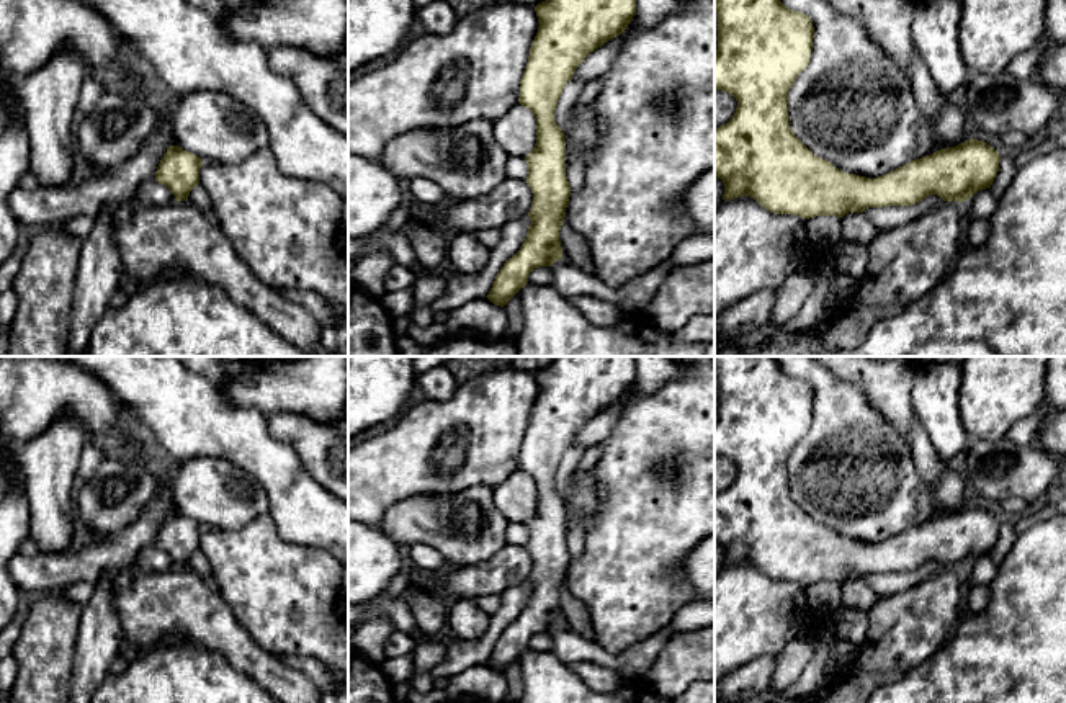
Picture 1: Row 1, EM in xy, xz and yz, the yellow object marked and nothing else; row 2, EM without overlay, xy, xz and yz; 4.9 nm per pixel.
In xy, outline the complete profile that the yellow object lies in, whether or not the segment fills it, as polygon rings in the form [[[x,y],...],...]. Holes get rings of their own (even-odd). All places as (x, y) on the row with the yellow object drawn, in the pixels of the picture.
[[[170,146],[157,167],[155,181],[165,185],[177,201],[186,201],[190,191],[199,183],[201,165],[198,155]]]

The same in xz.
[[[546,0],[535,7],[540,26],[520,80],[518,103],[536,119],[536,144],[525,157],[533,193],[531,224],[520,250],[499,270],[487,299],[504,307],[540,266],[562,258],[559,231],[569,204],[566,137],[554,114],[562,88],[584,59],[620,36],[636,0]]]

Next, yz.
[[[714,0],[714,7],[718,13],[714,90],[728,92],[737,101],[734,116],[714,129],[714,177],[724,183],[723,199],[750,196],[770,213],[809,219],[816,216],[844,217],[849,213],[863,213],[868,208],[912,206],[930,195],[937,195],[943,201],[963,203],[974,193],[991,188],[999,172],[1001,155],[988,142],[978,139],[940,149],[876,178],[845,173],[814,155],[795,136],[788,116],[790,88],[808,67],[813,51],[814,28],[811,18],[801,11],[790,10],[780,0]]]

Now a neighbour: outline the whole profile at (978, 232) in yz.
[[[973,219],[968,229],[970,247],[983,245],[989,237],[989,219]]]

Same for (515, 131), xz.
[[[520,103],[494,121],[499,146],[513,157],[525,159],[536,144],[535,114]]]

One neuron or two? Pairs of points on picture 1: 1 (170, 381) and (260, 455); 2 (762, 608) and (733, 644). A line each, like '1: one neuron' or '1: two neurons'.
1: one neuron
2: one neuron

